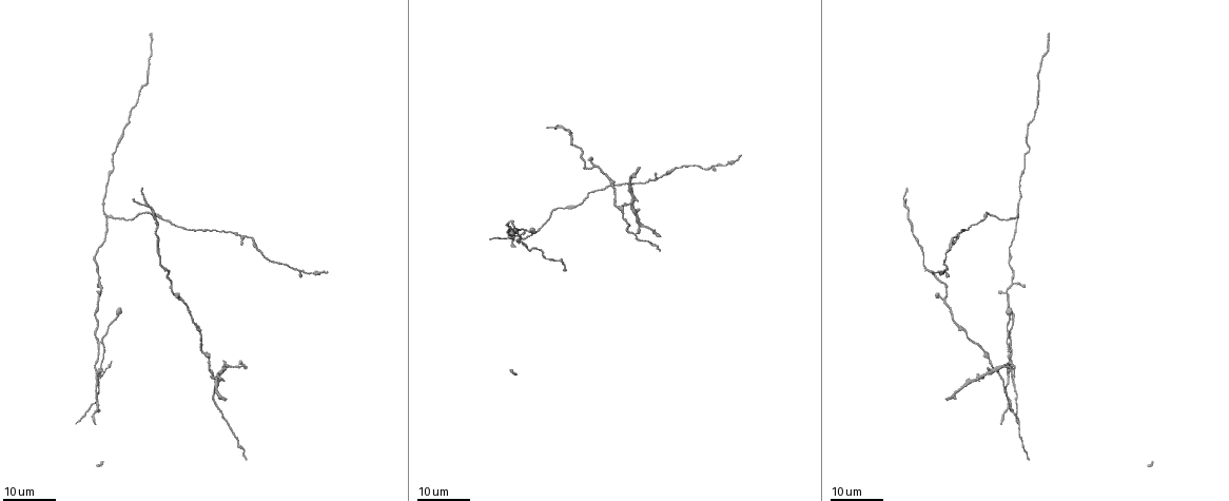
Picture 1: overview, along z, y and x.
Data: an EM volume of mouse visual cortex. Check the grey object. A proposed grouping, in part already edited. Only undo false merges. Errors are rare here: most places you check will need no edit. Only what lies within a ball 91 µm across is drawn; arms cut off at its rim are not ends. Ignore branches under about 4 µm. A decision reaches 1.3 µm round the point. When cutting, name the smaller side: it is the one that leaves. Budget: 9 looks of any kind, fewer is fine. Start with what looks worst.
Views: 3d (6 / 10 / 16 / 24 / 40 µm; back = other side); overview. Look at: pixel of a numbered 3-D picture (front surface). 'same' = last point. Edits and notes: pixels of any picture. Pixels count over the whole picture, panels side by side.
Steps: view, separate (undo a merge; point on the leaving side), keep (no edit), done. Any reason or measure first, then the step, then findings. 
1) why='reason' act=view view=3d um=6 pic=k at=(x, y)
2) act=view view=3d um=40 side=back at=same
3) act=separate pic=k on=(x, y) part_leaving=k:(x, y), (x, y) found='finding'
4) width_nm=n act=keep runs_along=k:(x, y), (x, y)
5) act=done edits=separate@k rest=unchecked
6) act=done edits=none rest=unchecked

why='four-way junction' act=view view=3d um=16 pic=1 at=(98, 370)

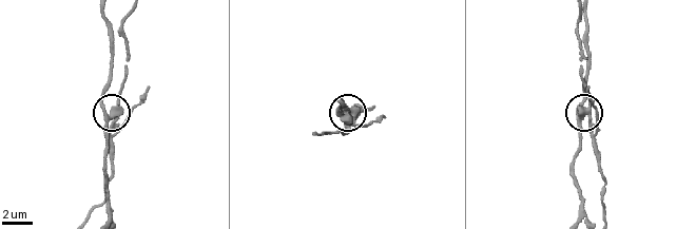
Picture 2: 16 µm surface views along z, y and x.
why='zoom in' act=view view=3d um=10 pic=2 at=(579, 116)

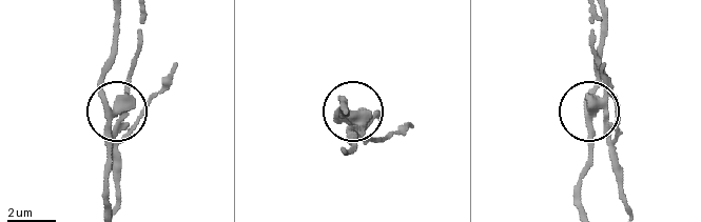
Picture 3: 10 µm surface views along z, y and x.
width_nm=350 act=separate pic=3 on=(350, 129) part_leaving=3:(128, 101), (139, 13) found='a second neuron is stuck on'

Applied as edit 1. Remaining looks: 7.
why='side arm on a straight run' act=view view=3d um=24 pic=1 at=(107, 215)

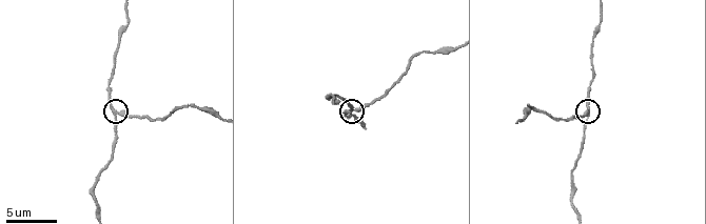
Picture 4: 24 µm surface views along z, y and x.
act=view view=3d um=10 pic=4 at=(113, 113)

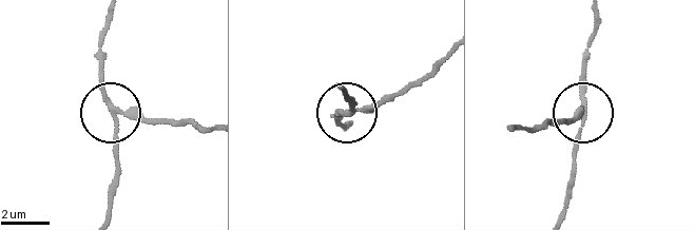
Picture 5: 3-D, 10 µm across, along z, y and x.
side_arm_um=42 act=separate pic=5 on=(148, 119) part_leaving=5:(115, 109), (210, 127) found='a second neuron is stuck on'

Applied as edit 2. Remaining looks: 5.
why='thin arm on a thick one' act=view view=3d um=16 pic=1 at=(1006, 293)

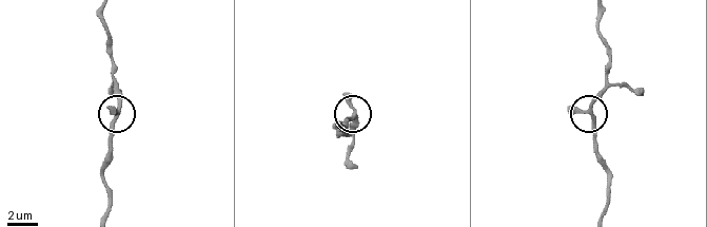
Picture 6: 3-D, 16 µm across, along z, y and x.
act=view view=3d um=6 pic=6 at=(589, 109)

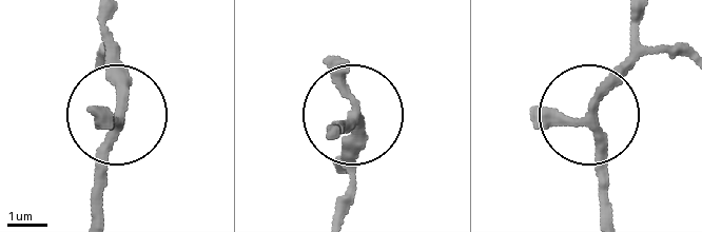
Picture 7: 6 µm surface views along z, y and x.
side_arm_um=55 act=keep runs_along=7:(639, 20), (625, 71), (588, 121), (608, 212) found='one neuron here'

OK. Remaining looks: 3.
why='thin neck' act=view view=3d um=24 pic=1 at=(993, 372)

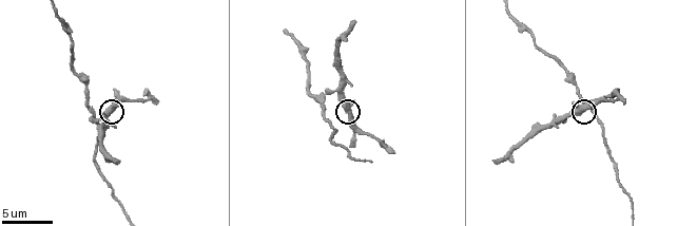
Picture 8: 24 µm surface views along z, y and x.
why='zoom in' act=view view=3d um=10 pic=8 at=(581, 111)

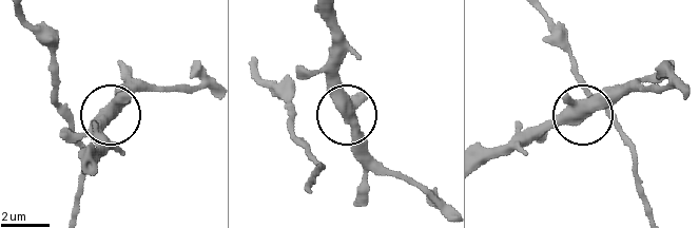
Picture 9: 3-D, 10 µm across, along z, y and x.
act=keep found='continuous, no second neuron'

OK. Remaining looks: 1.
act=done edits=separate@3,separate@5 rest=unchecked

